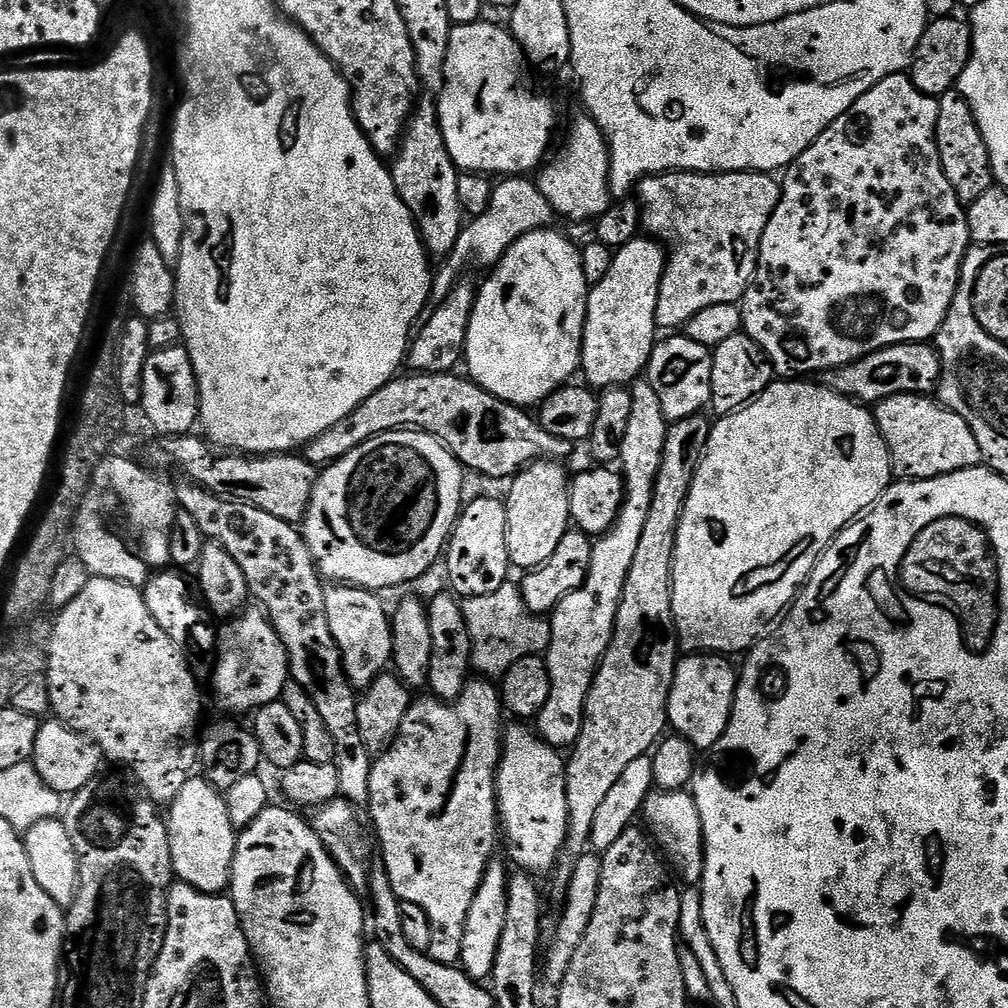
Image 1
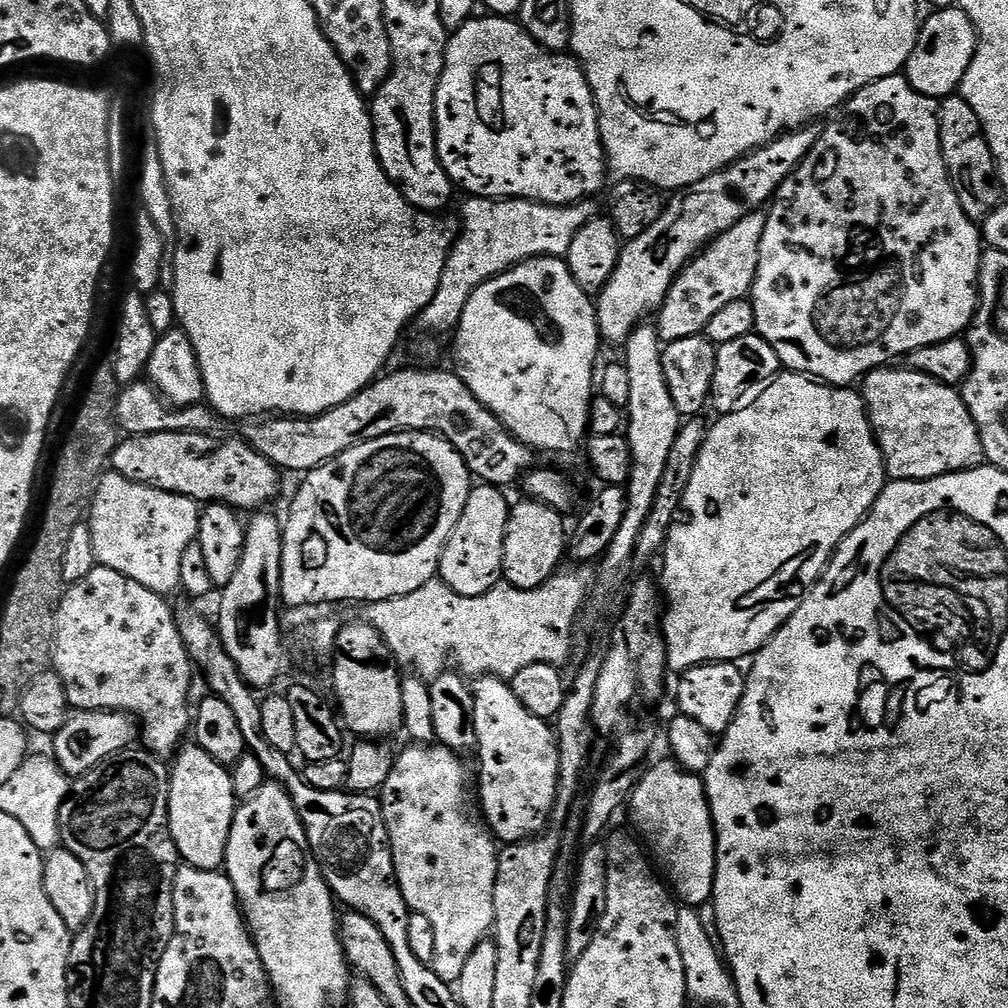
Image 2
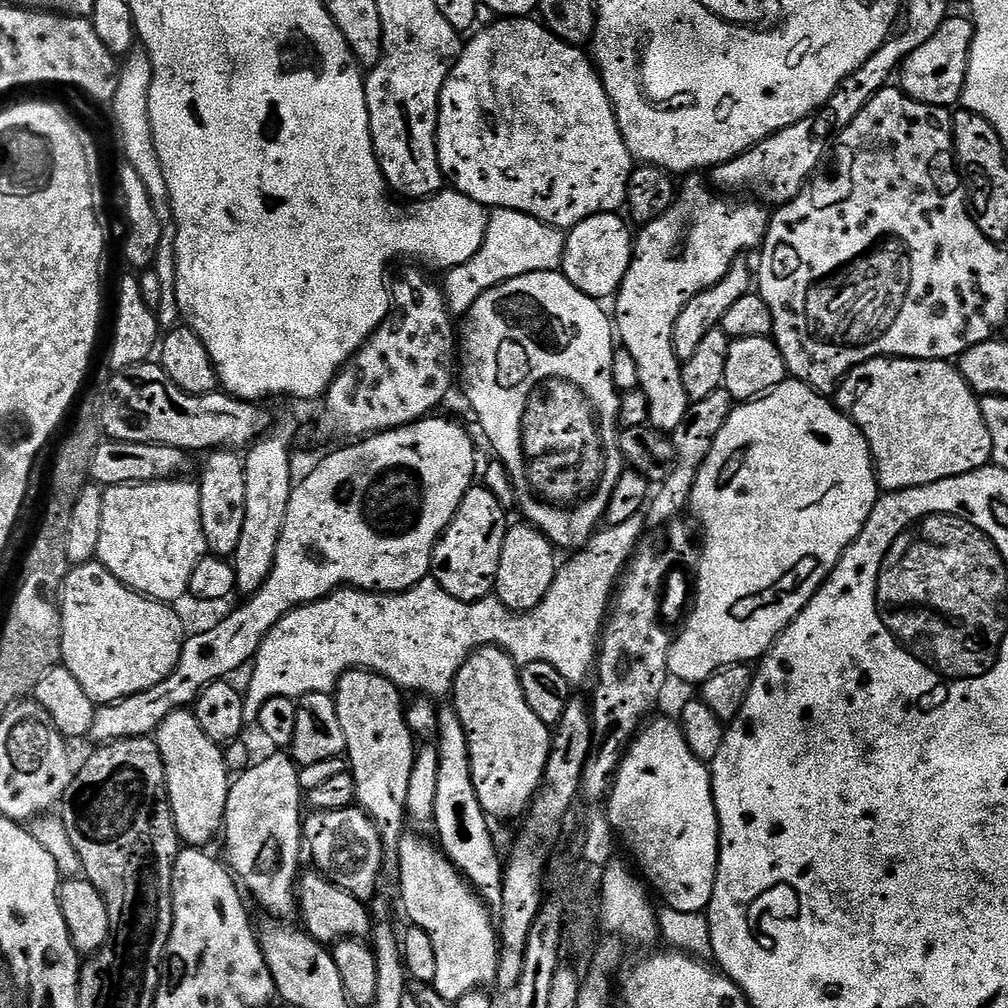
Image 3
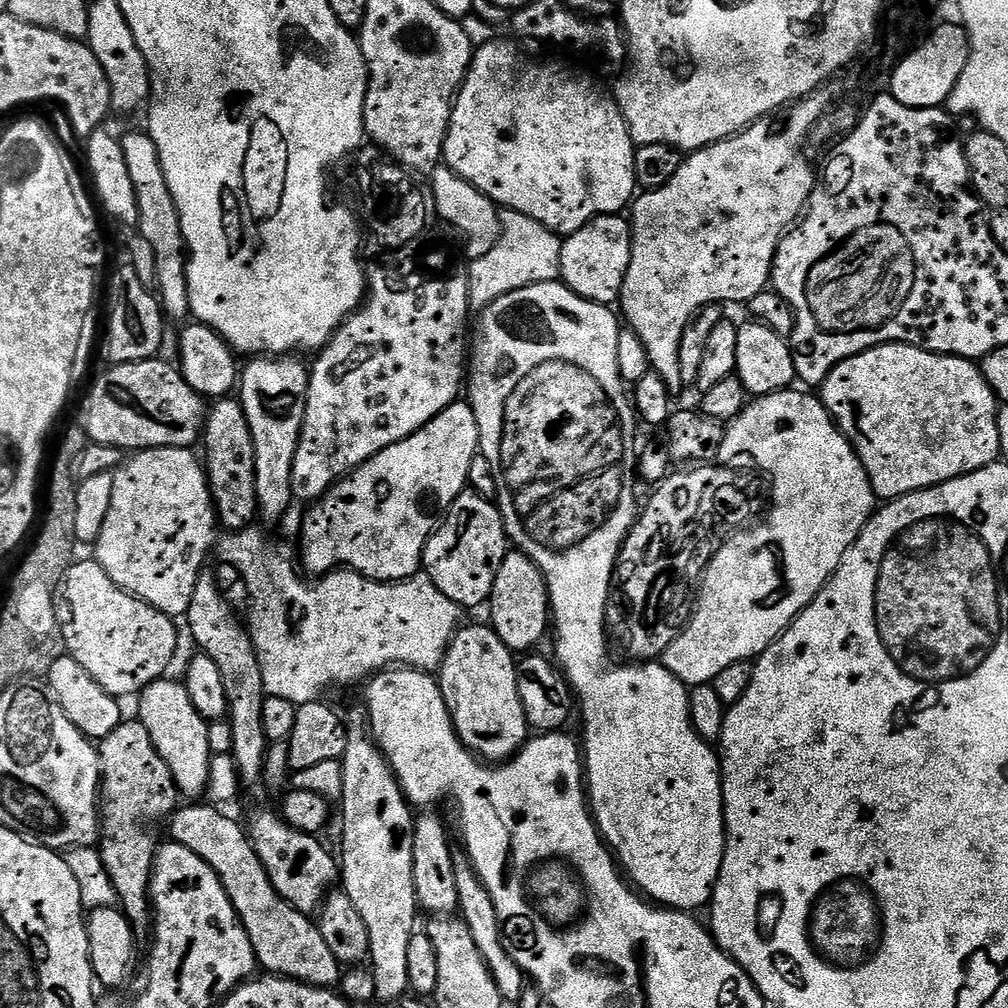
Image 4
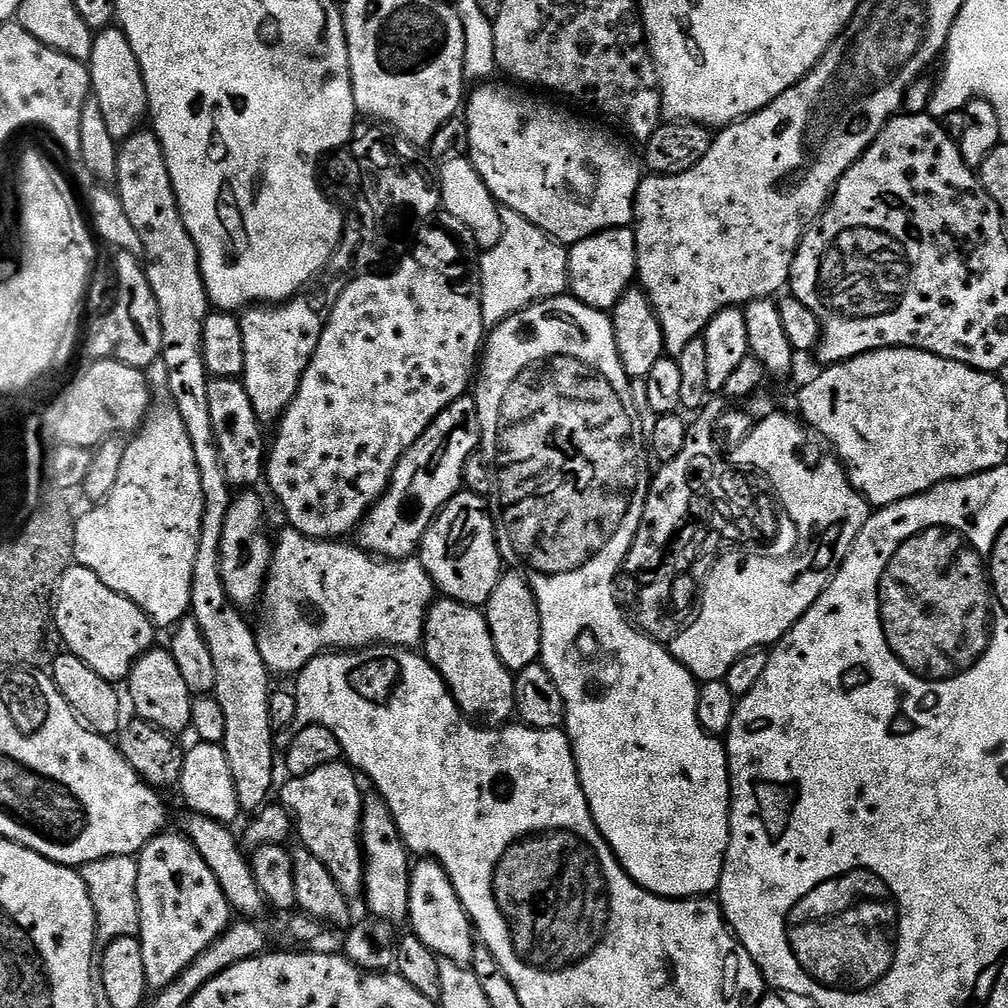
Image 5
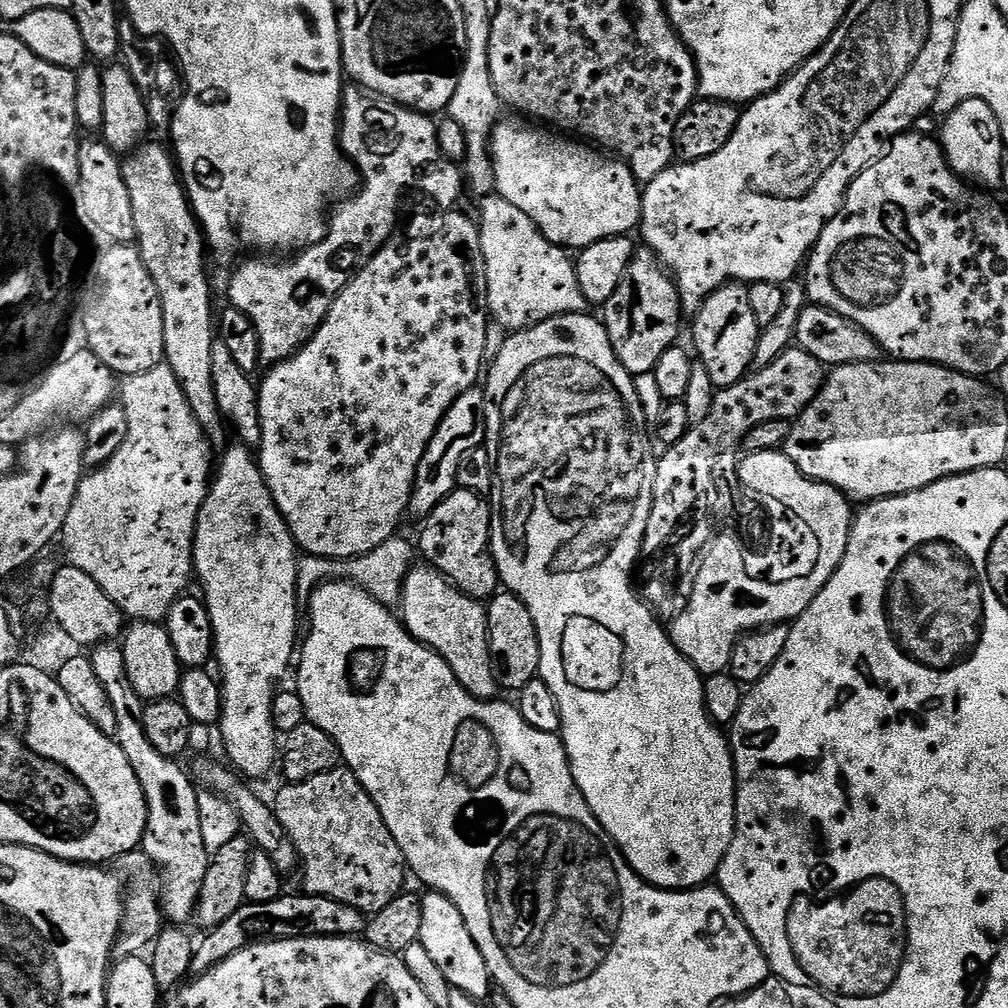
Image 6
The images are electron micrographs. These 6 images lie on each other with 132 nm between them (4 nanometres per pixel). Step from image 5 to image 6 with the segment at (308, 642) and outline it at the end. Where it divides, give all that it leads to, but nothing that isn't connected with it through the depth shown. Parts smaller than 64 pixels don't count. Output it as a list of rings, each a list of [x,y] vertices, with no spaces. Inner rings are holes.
[[[397,534],[392,536],[386,542],[382,542],[382,546],[378,546],[374,550],[370,550],[370,554],[362,554],[355,556],[352,560],[327,560],[321,556],[305,555],[296,566],[296,594],[300,598],[311,597],[314,589],[319,588],[322,584],[327,584],[330,580],[343,578],[351,583],[358,585],[362,590],[366,590],[378,602],[387,606],[399,605],[400,597],[404,595],[404,579],[408,577],[408,571],[414,566],[412,560],[412,552],[414,556],[414,548],[407,544],[402,538],[403,535]]]

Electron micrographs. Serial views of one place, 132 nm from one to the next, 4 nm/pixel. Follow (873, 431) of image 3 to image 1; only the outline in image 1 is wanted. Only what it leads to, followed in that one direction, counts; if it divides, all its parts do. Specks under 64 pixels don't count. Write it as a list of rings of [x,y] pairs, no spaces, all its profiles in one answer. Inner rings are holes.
[[[898,394],[875,405],[876,425],[888,447],[893,477],[900,480],[929,480],[981,463],[980,447],[970,426],[928,394]]]

